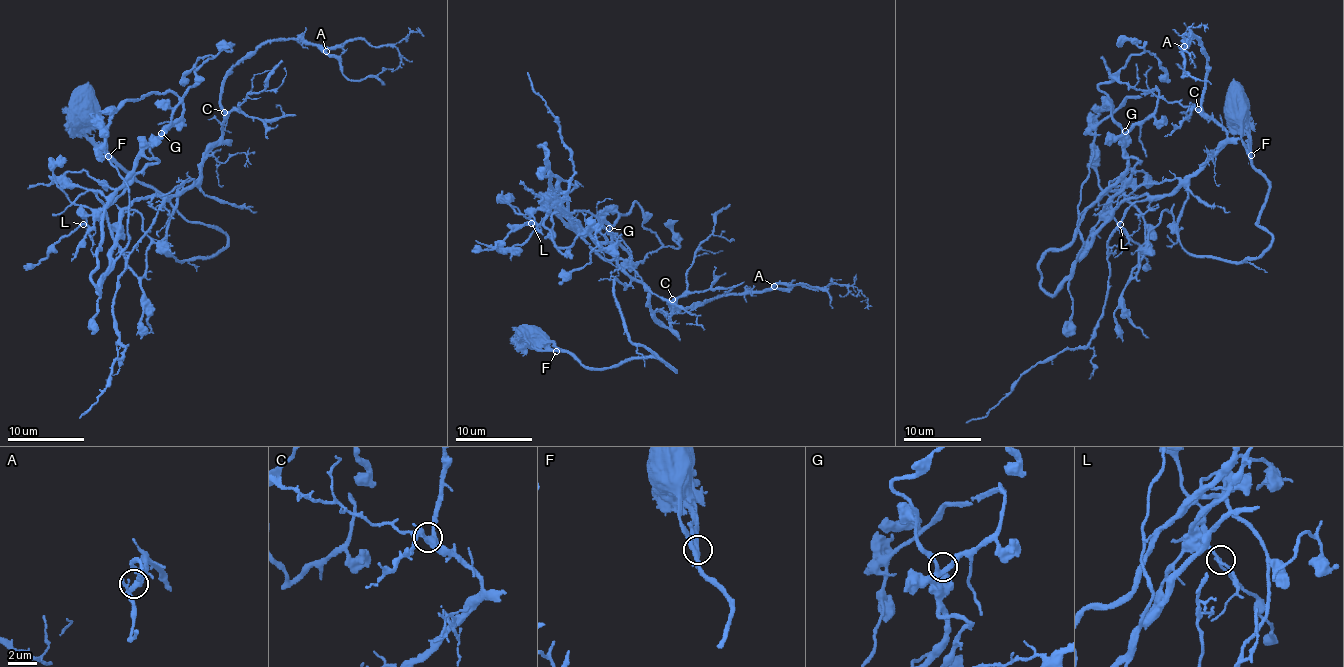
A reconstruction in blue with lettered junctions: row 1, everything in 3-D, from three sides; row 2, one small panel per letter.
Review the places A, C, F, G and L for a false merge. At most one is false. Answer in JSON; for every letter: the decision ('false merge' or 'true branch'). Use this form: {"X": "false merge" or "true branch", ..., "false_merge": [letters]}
{"A": "true branch", "C": "true branch", "F": "true branch", "G": "true branch", "L": "true branch", "false_merge": []}

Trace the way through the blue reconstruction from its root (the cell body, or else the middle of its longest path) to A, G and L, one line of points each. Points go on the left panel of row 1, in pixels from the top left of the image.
A: (87, 106), (226, 236), (205, 257), (169, 257), (165, 226), (224, 75), (268, 41), (326, 51)
G: (87, 106), (123, 167), (226, 236), (169, 257), (182, 186), (137, 198), (98, 291), (106, 201), (161, 133)
L: (87, 106), (226, 245), (169, 257), (182, 186), (137, 198), (98, 291), (98, 192), (83, 224)

